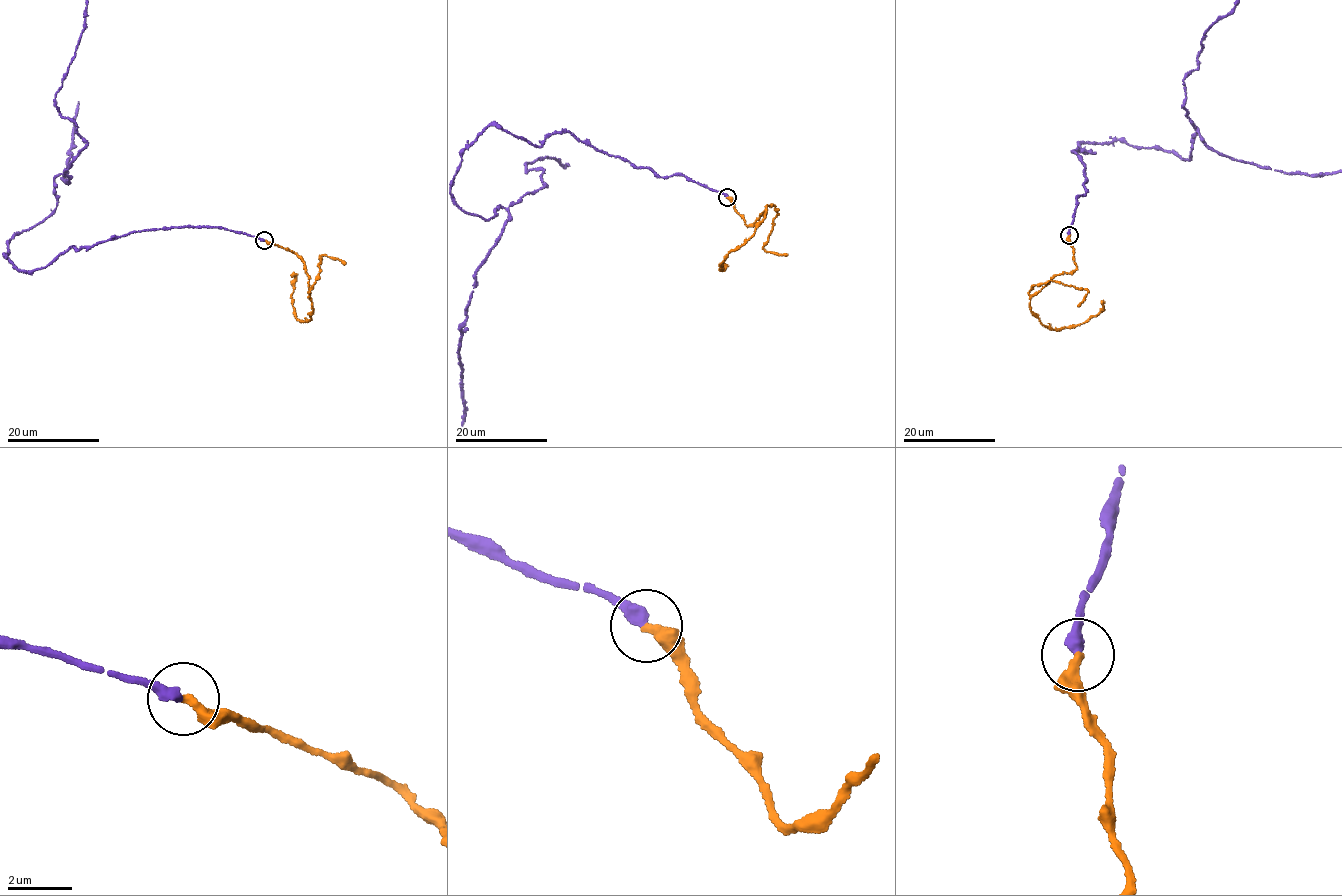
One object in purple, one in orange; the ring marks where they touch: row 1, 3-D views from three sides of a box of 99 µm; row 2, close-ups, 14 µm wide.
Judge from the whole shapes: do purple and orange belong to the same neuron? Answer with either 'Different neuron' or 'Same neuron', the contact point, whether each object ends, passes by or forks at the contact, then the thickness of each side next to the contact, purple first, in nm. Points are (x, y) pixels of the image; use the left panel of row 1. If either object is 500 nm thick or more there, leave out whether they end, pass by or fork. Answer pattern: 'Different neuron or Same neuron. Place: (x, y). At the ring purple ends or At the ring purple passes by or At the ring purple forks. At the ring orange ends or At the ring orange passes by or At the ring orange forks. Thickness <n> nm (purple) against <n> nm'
Same neuron. Place: (264, 240). At the ring purple ends. At the ring orange ends. Thickness 360 nm (purple) against 320 nm

